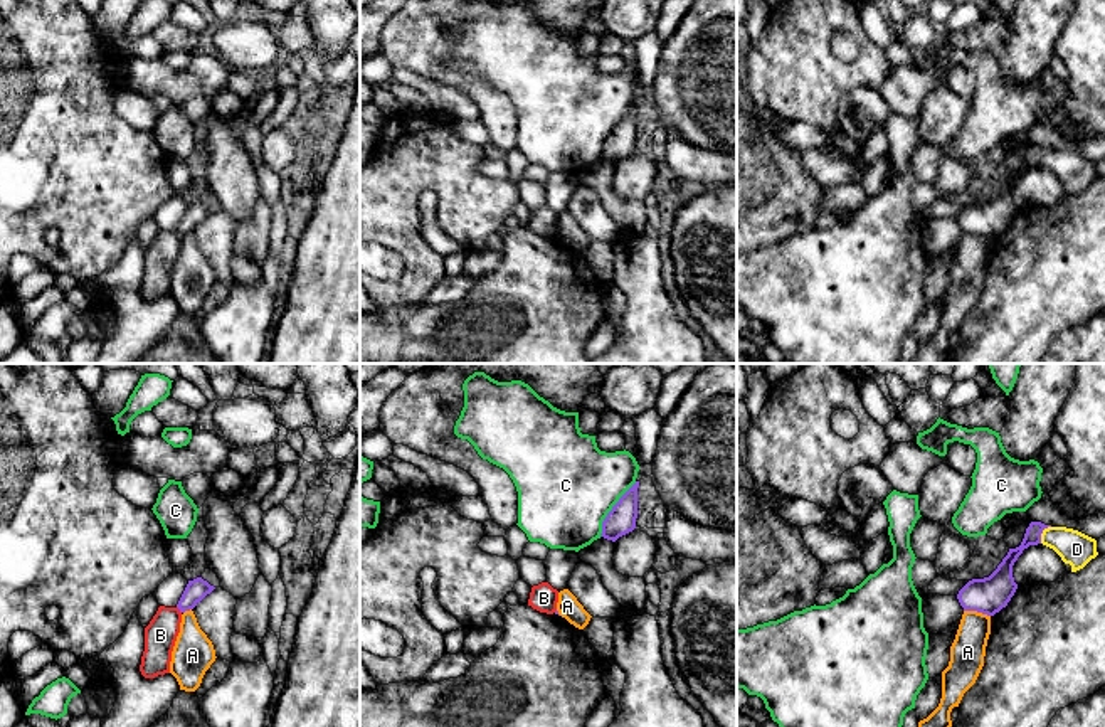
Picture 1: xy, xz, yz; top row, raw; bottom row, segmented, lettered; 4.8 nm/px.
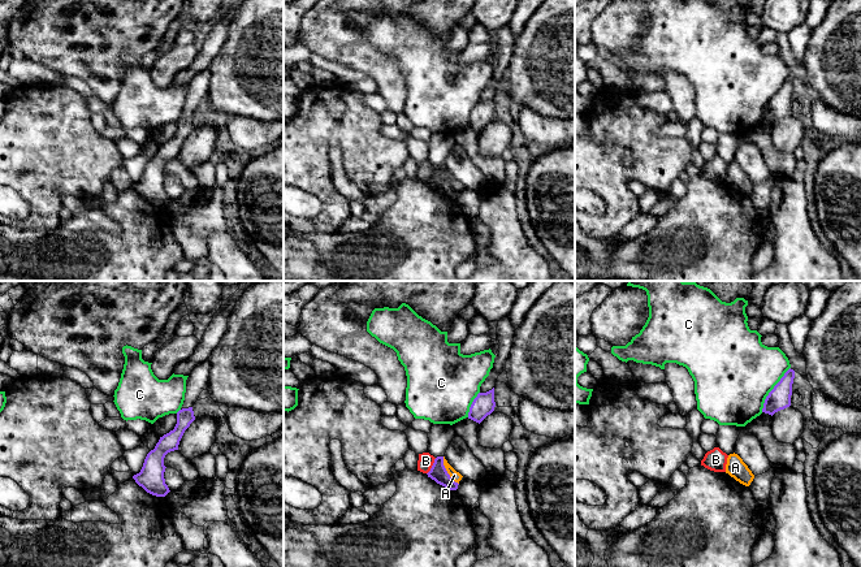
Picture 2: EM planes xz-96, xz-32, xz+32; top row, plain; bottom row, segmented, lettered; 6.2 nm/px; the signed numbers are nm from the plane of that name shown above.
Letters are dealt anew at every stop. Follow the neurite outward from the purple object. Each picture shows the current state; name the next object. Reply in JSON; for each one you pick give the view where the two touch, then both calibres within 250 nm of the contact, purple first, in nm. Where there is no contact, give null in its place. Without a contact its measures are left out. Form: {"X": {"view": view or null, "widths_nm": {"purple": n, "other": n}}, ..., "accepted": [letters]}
{"D": {"view": "yz", "widths_nm": {"purple": 80, "other": 160}}, "accepted": ["D"]}

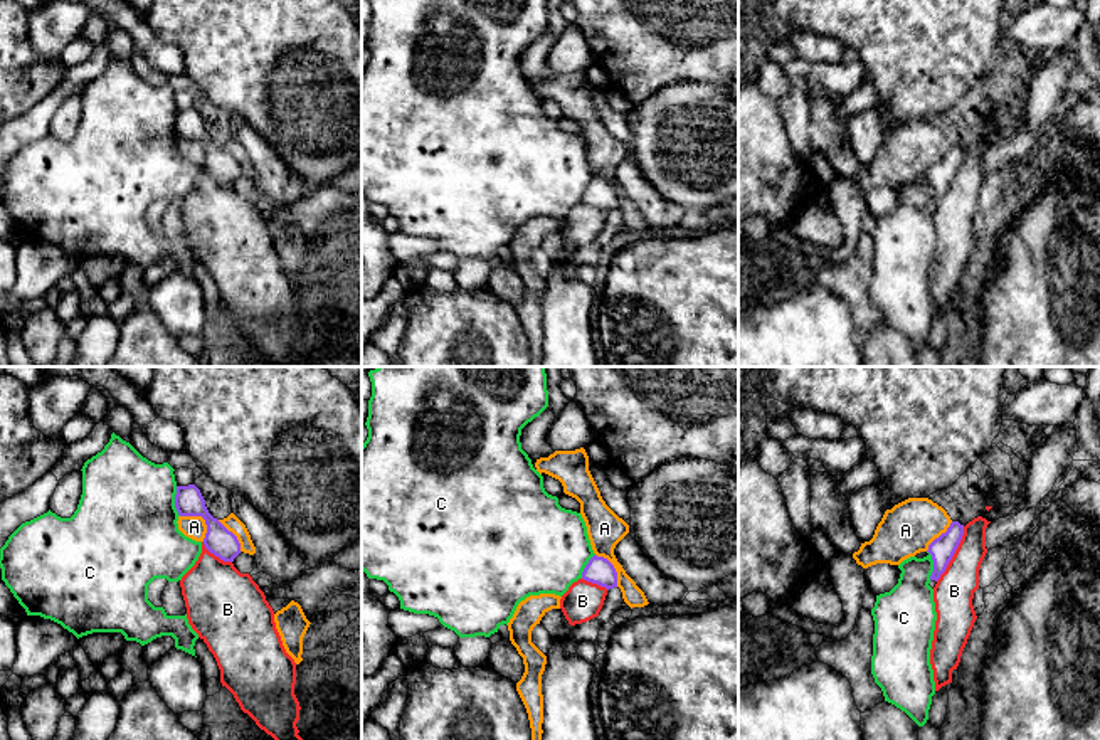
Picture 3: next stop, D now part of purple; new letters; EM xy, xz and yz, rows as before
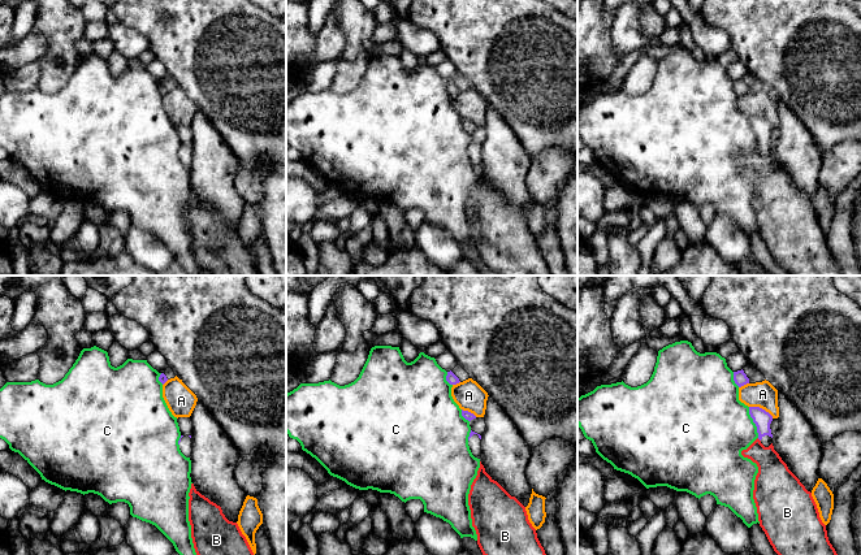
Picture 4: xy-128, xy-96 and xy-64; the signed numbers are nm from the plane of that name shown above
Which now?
{"accepted": []}

